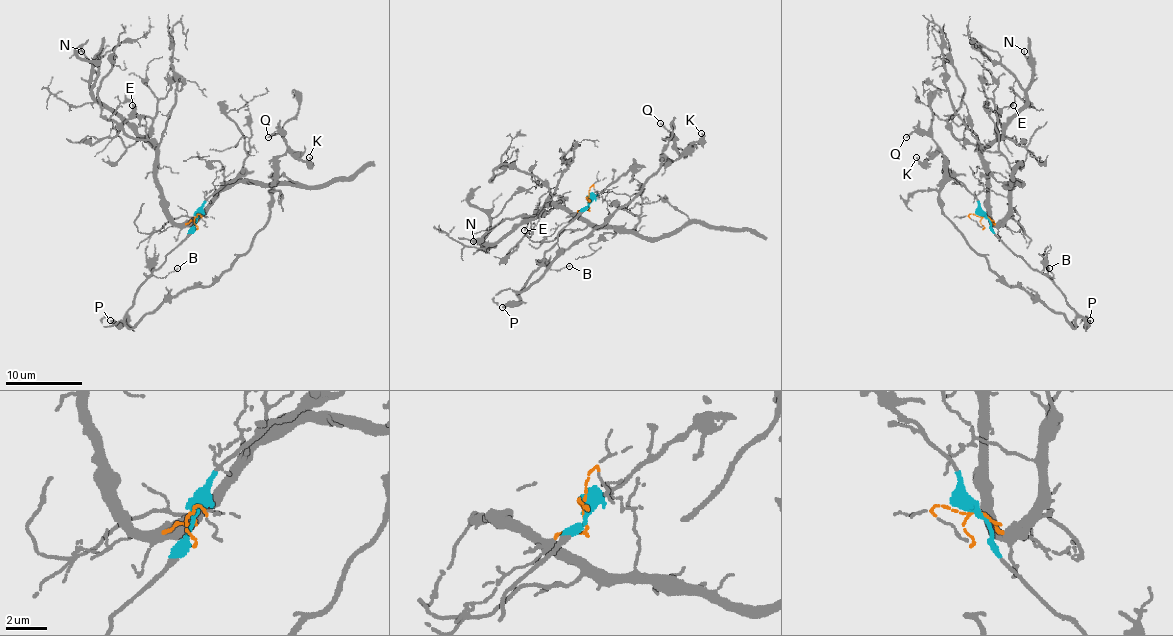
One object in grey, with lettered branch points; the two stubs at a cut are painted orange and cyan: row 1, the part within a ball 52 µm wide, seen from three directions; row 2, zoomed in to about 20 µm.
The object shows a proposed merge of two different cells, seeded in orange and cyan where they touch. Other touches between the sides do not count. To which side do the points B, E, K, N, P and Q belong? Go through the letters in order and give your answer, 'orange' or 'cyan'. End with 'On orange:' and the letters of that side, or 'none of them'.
B: cyan
E: orange
K: cyan
N: orange
P: cyan
Q: cyan
On orange: E, N

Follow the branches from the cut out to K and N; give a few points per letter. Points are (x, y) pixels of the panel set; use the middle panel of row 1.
K: (589, 202), (558, 233), (558, 240), (516, 292), (643, 188), (664, 156), (672, 162), (681, 156), (700, 133)
N: (587, 202), (587, 210), (568, 212), (549, 200), (495, 242), (484, 248), (474, 240)

